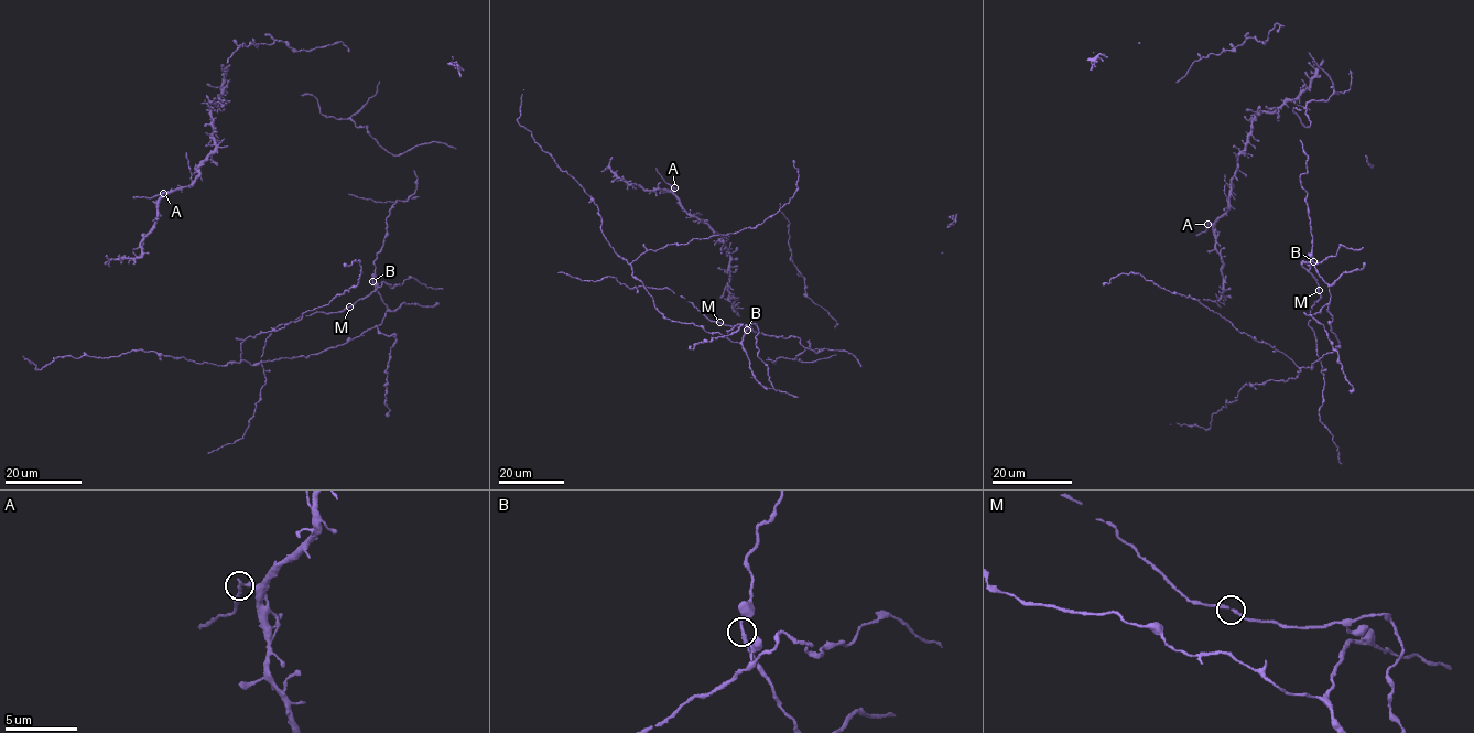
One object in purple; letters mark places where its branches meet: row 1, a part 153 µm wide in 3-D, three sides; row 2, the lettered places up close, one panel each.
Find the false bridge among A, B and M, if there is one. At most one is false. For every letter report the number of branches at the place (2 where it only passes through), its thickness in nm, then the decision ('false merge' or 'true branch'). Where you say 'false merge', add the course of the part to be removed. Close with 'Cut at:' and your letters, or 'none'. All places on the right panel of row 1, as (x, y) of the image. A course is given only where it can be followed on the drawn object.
A: branches 2; calibre 240 nm; false merge
B: branches 2; calibre 220 nm; true branch
M: branches 2; calibre 220 nm; true branch
Cut at: A

